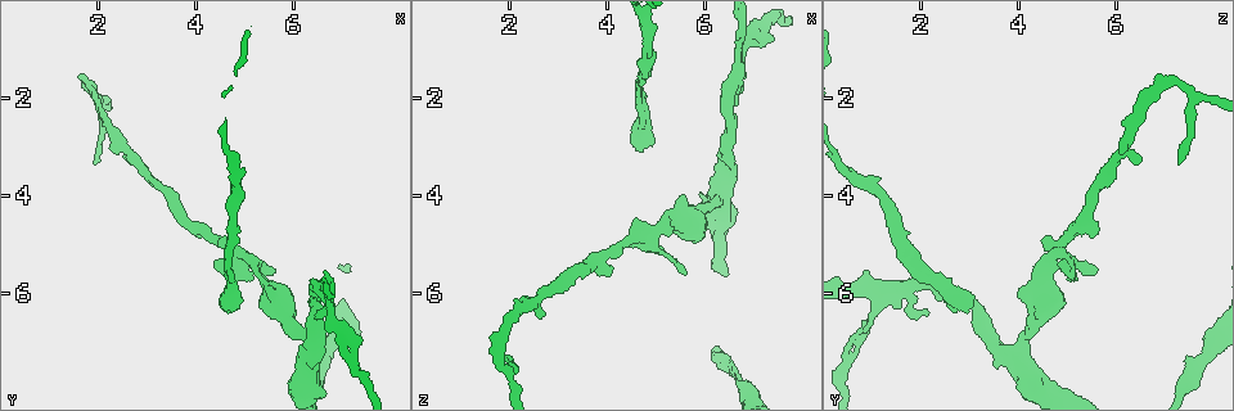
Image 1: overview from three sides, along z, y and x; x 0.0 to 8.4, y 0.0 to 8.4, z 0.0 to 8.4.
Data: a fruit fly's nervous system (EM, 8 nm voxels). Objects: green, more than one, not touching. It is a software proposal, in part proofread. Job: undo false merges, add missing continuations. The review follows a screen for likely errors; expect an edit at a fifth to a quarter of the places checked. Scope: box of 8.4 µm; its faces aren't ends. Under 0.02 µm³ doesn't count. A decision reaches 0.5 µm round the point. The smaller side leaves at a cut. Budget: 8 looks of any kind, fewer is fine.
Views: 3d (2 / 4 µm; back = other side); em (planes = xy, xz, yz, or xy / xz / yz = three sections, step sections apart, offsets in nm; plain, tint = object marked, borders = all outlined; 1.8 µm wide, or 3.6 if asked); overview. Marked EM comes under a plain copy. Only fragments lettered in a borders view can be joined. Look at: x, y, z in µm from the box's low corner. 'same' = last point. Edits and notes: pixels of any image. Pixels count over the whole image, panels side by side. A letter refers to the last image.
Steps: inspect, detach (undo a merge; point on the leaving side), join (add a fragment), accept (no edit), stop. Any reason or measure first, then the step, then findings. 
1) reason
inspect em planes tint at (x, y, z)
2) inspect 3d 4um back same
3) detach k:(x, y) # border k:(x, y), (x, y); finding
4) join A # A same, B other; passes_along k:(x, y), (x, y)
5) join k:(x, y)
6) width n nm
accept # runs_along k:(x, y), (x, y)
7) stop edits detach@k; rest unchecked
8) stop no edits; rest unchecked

thick turns thin
inspect em 3.6um planes borders at (4.70, 5.95, 2.50)

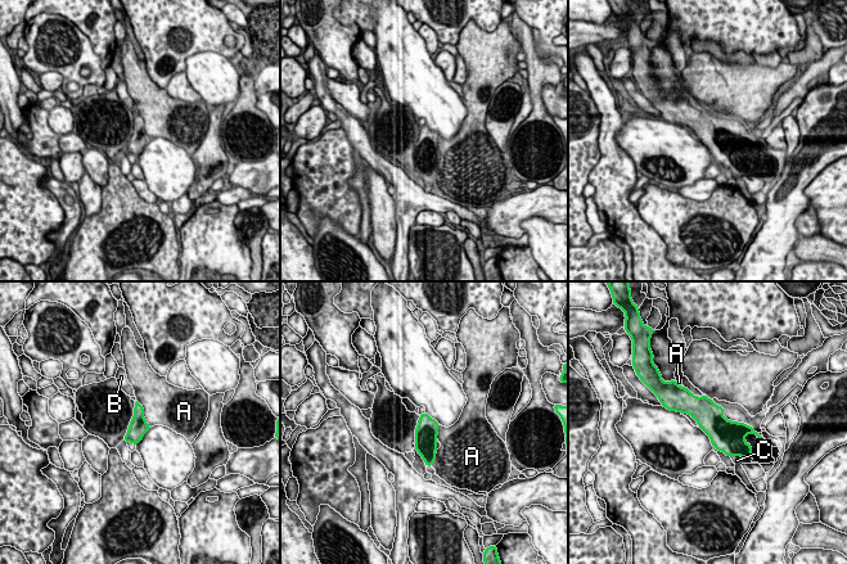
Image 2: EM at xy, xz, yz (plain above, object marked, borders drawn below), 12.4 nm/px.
join C # A other, B other, C same; passes_along 2:(729, 437), (737, 454), (737, 460); it goes on there

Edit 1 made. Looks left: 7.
arms part here
inspect 3d 4um at (4.95, 5.25, 4.75)

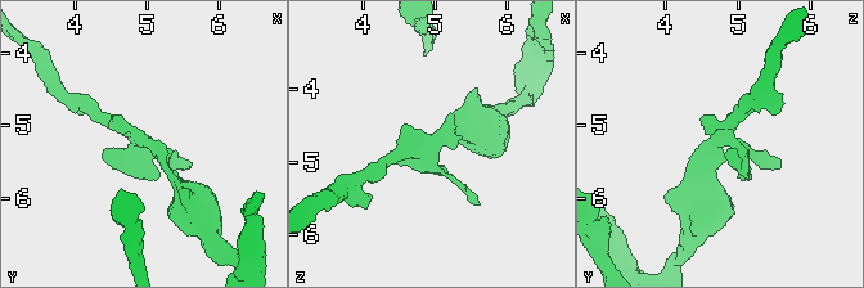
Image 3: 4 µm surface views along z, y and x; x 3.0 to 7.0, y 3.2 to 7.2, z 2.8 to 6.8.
shape alone is not enough
inspect em xz step 4 borders at (4.95, 5.20, 4.75)

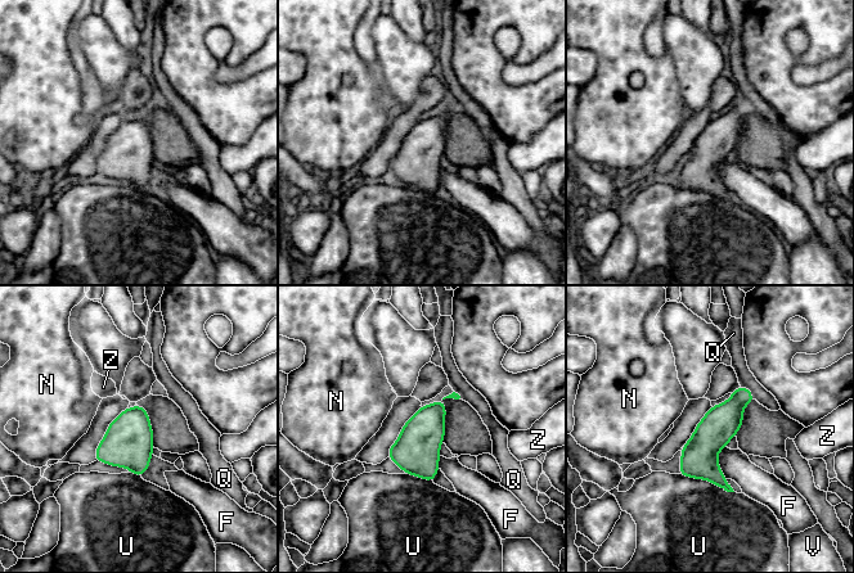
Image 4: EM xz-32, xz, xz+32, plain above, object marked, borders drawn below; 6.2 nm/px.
longest_contact U 360 nm
accept # F other, N other, Q other, U other, V other, Z other; runs_along 4:(742, 389), (710, 436), (727, 487); continuous, no second neuron

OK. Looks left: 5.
a fork
inspect em planes borders at (6.60, 5.95, 1.60)

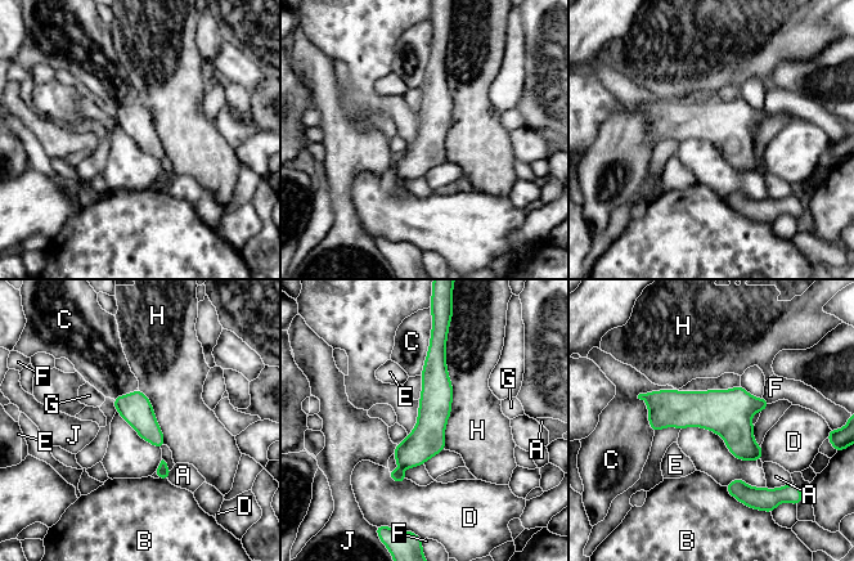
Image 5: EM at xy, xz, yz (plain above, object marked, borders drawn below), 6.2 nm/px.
longest_contact H 700 nm
accept # A other, B other, C other, D other, E other, F other, G other, H other, J other; runs_along 5:(439, 348), (430, 432), (398, 479); continuous, no second neuron

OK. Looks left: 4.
stop edits join@2; rest unchecked

